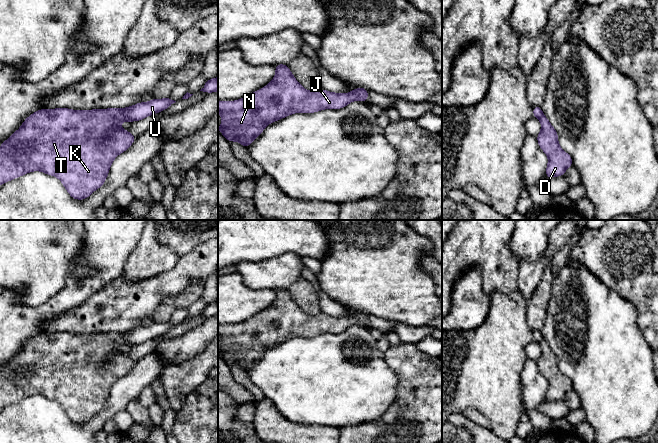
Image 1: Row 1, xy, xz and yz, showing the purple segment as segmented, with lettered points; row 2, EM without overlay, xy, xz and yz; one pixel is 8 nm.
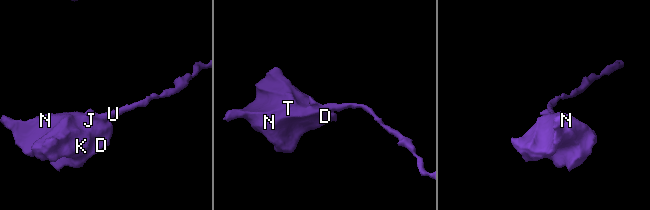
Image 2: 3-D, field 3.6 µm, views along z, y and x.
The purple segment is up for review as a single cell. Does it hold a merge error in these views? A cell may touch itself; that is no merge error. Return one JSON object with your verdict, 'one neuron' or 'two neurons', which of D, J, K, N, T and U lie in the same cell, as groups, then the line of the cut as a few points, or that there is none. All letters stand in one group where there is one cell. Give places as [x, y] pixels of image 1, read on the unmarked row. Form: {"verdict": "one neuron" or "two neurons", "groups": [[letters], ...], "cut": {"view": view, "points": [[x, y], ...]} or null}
{"verdict": "two neurons", "groups": [["D", "J", "K", "N", "T"], ["U"]], "cut": {"view": "xy", "points": [[120, 333], [133, 344]]}}

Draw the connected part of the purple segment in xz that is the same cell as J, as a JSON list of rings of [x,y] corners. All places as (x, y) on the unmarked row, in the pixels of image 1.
[[[277,288],[274,290],[275,300],[265,311],[236,325],[218,326],[218,336],[222,342],[218,354],[227,365],[237,365],[246,372],[262,358],[267,349],[293,337],[315,337],[323,333],[341,333],[352,325],[364,326],[360,321],[351,317],[334,317],[324,313],[309,315],[296,304],[288,289]]]

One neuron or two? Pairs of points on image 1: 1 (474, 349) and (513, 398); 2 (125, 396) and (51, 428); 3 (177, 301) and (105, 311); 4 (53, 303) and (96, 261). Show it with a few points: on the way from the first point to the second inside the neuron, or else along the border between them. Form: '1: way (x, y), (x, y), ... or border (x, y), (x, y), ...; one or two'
1: way (476, 361), (501, 386); one
2: way (107, 412), (88, 430), (69, 430); one
3: border (182, 291), (169, 296), (157, 309), (152, 319); two
4: way (68, 298), (74, 293), (82, 292), (98, 276); one

